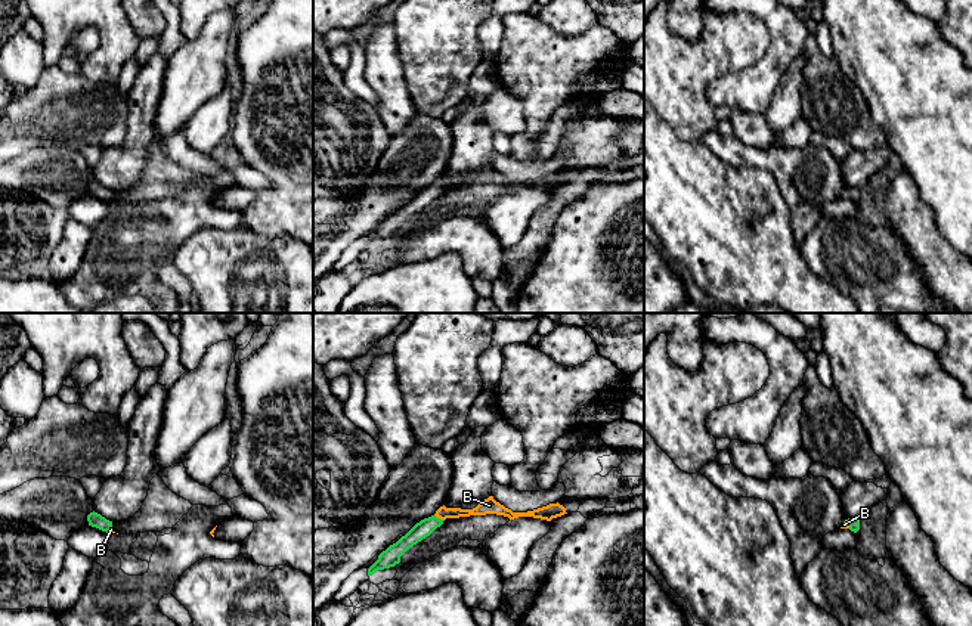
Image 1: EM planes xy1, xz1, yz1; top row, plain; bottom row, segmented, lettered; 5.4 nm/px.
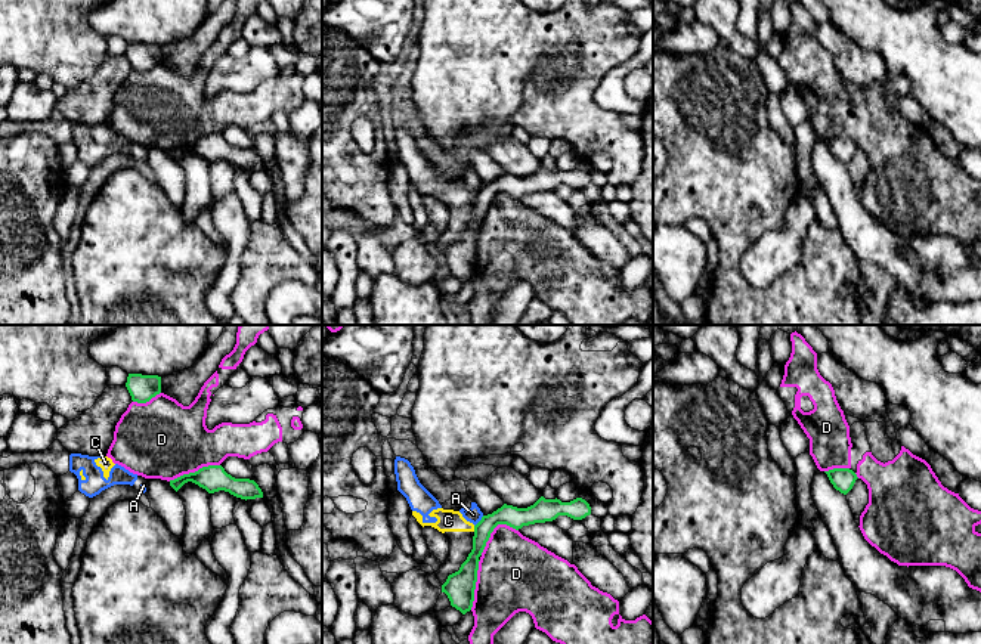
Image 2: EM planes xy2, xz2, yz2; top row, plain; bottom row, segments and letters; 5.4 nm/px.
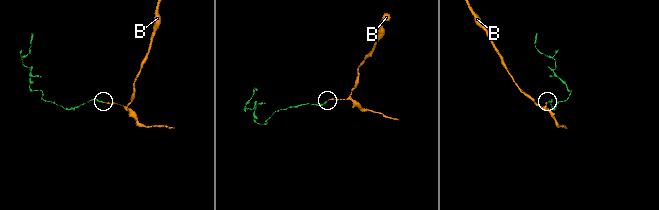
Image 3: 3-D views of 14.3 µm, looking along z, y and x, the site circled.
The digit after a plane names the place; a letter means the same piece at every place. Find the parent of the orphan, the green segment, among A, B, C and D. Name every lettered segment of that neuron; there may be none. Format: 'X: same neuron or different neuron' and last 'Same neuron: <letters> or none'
A: different neuron
B: same neuron
C: different neuron
D: different neuron
Same neuron: B

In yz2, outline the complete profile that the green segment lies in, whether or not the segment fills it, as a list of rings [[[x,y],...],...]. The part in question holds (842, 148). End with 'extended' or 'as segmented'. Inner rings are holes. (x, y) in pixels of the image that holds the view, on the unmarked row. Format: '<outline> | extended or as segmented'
[[[833,137],[824,142],[827,143],[833,157],[844,164],[852,158],[855,149],[858,148],[857,143],[850,137]]] | as segmented

